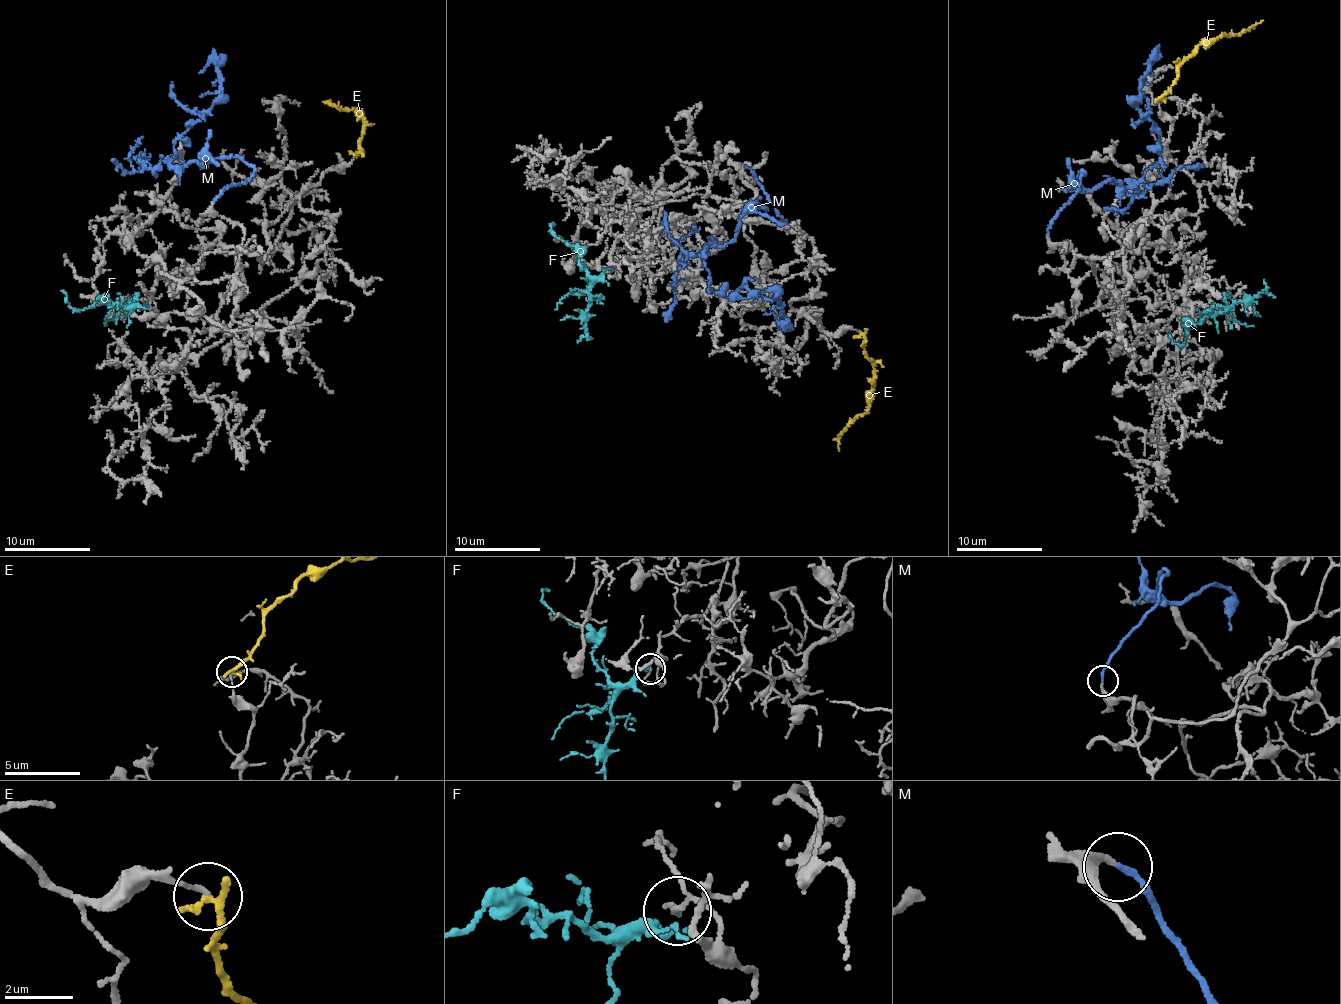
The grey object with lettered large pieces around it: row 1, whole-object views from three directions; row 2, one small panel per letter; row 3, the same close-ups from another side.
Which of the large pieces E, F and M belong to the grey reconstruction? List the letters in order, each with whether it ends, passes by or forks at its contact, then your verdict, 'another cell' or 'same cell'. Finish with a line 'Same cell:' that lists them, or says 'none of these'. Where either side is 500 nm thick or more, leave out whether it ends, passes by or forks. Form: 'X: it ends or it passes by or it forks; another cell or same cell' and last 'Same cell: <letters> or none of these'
E: it ends; another cell
F: it ends; another cell
M: it ends; same cell
Same cell: M

